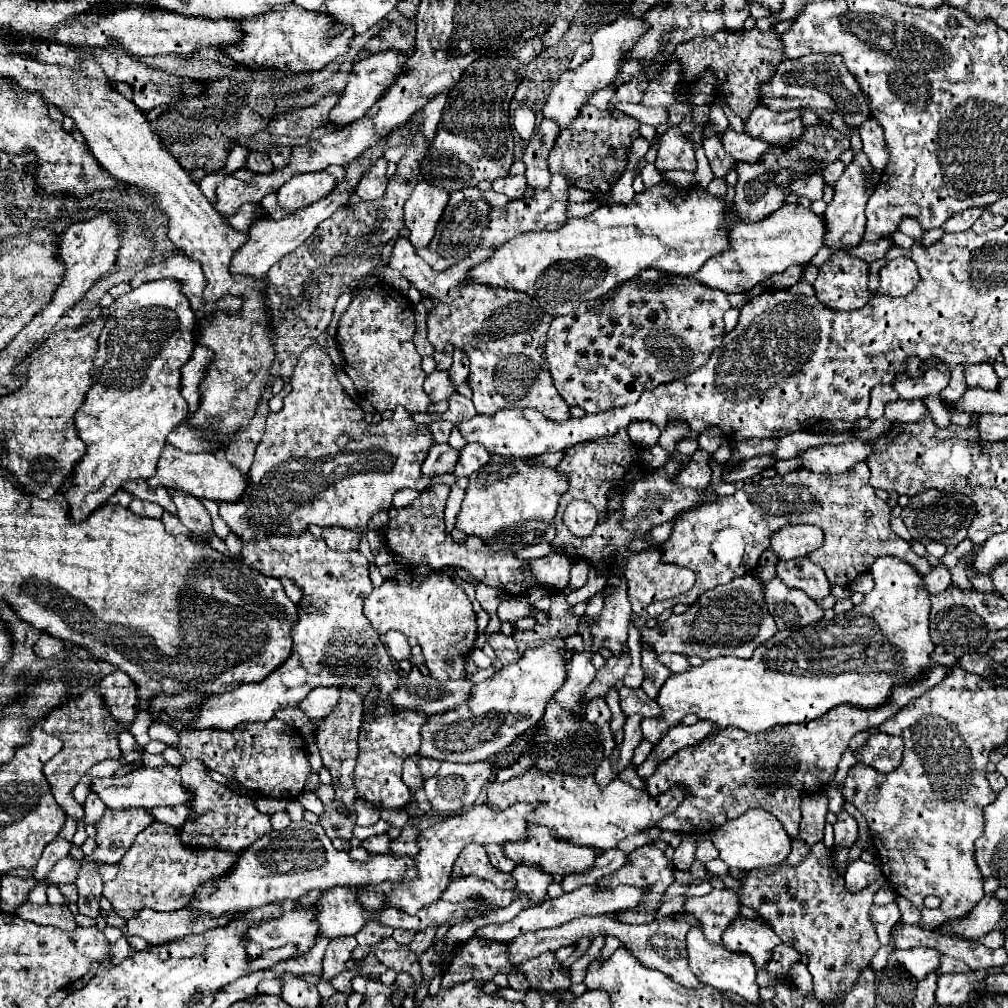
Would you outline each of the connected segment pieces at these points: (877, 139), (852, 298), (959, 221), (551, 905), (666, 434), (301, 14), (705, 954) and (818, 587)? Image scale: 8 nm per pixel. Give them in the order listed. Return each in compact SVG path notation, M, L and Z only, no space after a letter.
M867 117L861 127L859 135L863 141L863 153L869 157L871 165L877 171L883 171L887 165L887 151L885 151L885 139L883 139L883 129L873 121L873 117Z
M837 251L819 269L819 277L813 283L813 287L815 287L817 299L829 309L851 311L851 309L861 309L869 303L871 293L867 289L867 283L869 283L869 263L865 259L851 257L847 251Z
M977 207L961 211L953 217L949 217L949 221L945 221L945 225L941 225L941 227L943 227L943 231L967 231L979 219L981 213L983 213L983 209L977 209Z
M583 885L571 893L563 893L557 899L549 899L537 907L525 909L521 911L515 919L501 923L501 925L487 925L475 931L475 937L481 937L485 941L501 941L501 943L509 943L513 941L517 935L521 933L529 933L529 931L537 931L537 929L549 929L549 927L557 927L563 923L569 923L571 919L577 919L581 915L605 915L605 913L617 913L621 909L633 909L637 907L643 899L645 899L647 889L641 887L633 887L633 885L617 885L613 889L597 889L597 885Z
M671 421L671 423L661 431L659 445L665 447L665 449L669 449L669 451L673 451L675 443L677 443L683 435L687 435L689 431L691 431L691 429L689 429L683 421Z
M277 5L269 13L241 21L245 37L239 45L227 47L225 53L239 65L257 69L257 67L277 67L281 71L321 71L327 63L349 51L349 43L355 39L353 29L345 27L341 33L331 35L337 27L333 19L325 13L305 11L299 5Z
M693 927L687 933L687 953L689 953L689 965L691 971L701 979L705 985L711 985L719 991L731 991L741 995L749 1003L761 1003L759 999L759 985L755 983L755 965L749 961L749 957L741 953L729 953L723 945L713 945L705 941L705 935L701 933L701 927Z
M807 557L793 561L777 561L777 577L793 589L805 591L811 599L825 599L831 595L831 583L827 581L823 569L811 563Z

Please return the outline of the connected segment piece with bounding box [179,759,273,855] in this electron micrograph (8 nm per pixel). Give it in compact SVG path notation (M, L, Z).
M197 759L185 761L181 767L181 777L183 777L183 785L185 789L193 789L193 801L189 801L193 805L193 813L189 815L189 821L179 829L179 837L181 841L197 851L207 851L207 849L221 849L221 851L229 851L229 853L241 853L243 849L247 849L249 845L253 845L259 837L263 837L265 833L271 833L271 821L269 815L261 813L255 807L255 801L251 797L243 797L219 783L215 783L205 765Z

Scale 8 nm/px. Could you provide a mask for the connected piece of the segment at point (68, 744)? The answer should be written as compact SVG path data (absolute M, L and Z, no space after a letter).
M85 689L65 705L53 709L53 713L49 713L49 717L45 717L43 721L45 733L55 735L63 741L63 749L51 761L45 763L45 769L43 769L45 777L49 781L49 787L51 787L51 793L55 795L57 805L77 821L83 817L83 807L73 799L73 787L95 763L103 759L117 759L121 755L113 723L115 723L113 717L109 717L103 705L103 697L93 689Z

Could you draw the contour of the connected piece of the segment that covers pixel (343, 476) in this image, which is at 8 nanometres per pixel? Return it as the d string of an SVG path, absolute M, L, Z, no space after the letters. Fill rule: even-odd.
M313 343L305 349L291 375L293 391L283 399L283 409L279 413L269 413L265 423L265 433L257 443L255 461L249 469L249 489L245 497L233 503L219 503L219 515L229 525L243 543L261 541L269 535L297 535L305 533L311 523L327 529L331 525L341 525L343 529L353 529L363 533L367 521L383 509L391 507L393 495L399 489L427 489L431 479L421 475L421 463L427 457L429 447L435 443L431 431L415 423L409 411L397 407L393 417L371 425L363 419L361 407L343 393L341 383L333 371L333 363L327 353Z

